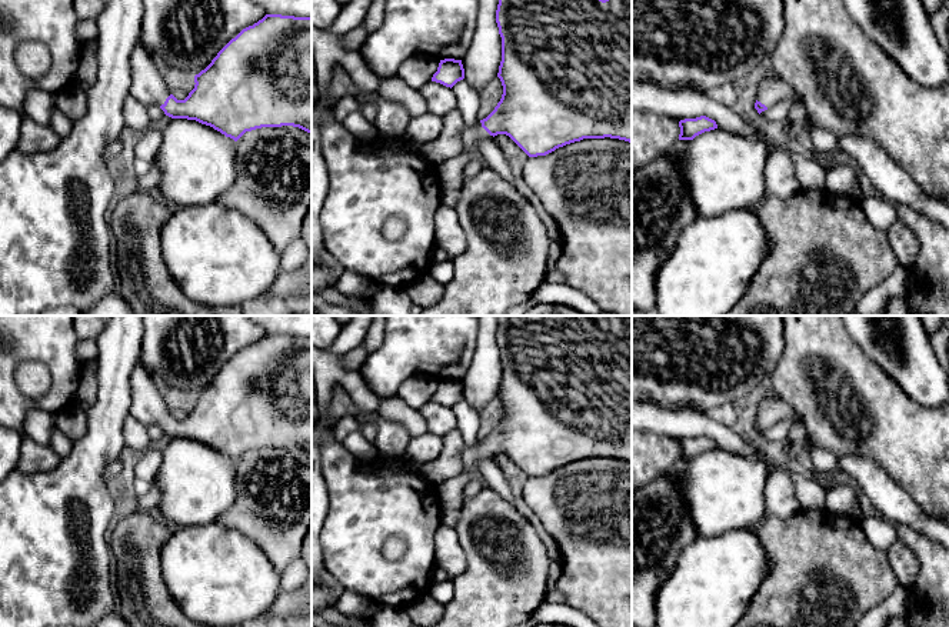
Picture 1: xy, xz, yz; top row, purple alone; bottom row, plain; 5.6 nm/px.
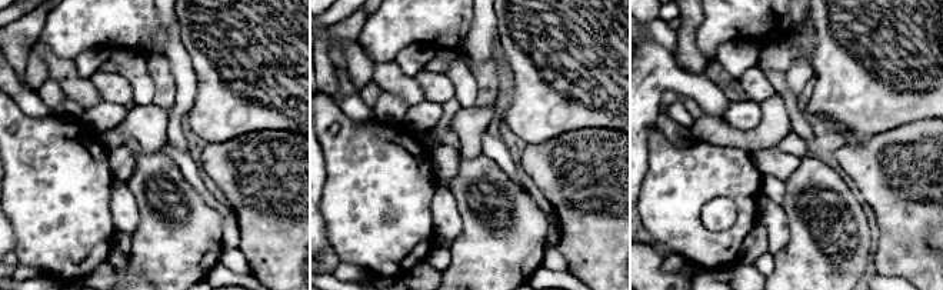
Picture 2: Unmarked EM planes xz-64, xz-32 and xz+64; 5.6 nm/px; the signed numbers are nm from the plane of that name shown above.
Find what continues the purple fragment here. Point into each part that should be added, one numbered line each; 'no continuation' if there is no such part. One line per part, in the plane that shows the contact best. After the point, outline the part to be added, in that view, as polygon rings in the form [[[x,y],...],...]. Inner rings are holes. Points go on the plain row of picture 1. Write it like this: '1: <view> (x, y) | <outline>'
1: xz (470, 456) | [[[480,440],[476,446],[464,446],[464,448],[462,450],[460,458],[463,463],[463,471],[470,474],[470,480],[463,488],[463,501],[469,497],[476,496],[483,488],[479,464],[489,456],[490,454],[482,447]]]

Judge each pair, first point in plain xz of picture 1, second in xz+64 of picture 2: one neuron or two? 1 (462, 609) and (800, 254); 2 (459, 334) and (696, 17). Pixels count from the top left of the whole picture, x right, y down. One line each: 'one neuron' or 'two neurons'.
1: one neuron
2: two neurons

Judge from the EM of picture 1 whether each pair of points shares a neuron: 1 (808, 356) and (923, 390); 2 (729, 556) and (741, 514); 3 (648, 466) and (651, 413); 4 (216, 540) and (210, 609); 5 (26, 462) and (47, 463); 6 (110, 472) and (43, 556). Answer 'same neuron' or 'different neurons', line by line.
1: different neurons
2: different neurons
3: different neurons
4: same neuron
5: same neuron
6: different neurons

